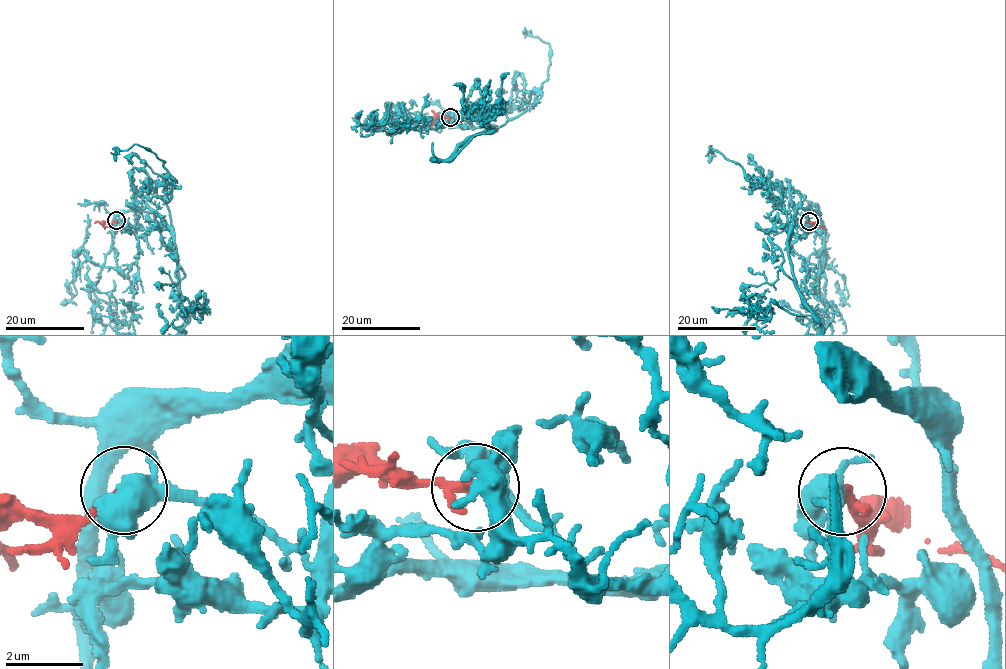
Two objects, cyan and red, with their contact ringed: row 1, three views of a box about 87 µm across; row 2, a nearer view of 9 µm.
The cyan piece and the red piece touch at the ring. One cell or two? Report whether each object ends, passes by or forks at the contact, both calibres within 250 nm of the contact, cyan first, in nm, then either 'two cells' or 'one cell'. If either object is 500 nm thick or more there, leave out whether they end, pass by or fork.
cyan forks there; red ends there; 320 nm thick on the cyan side, 280 nm on the other; one cell

